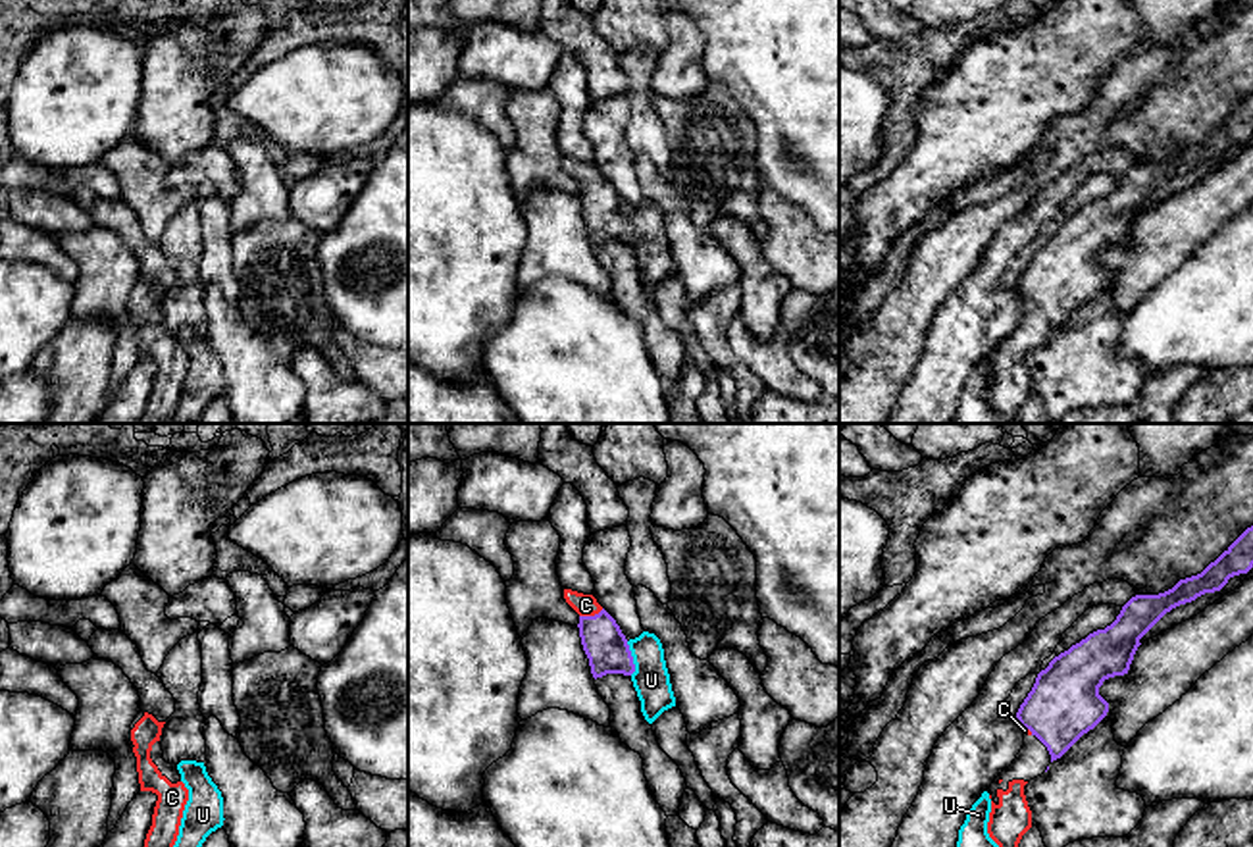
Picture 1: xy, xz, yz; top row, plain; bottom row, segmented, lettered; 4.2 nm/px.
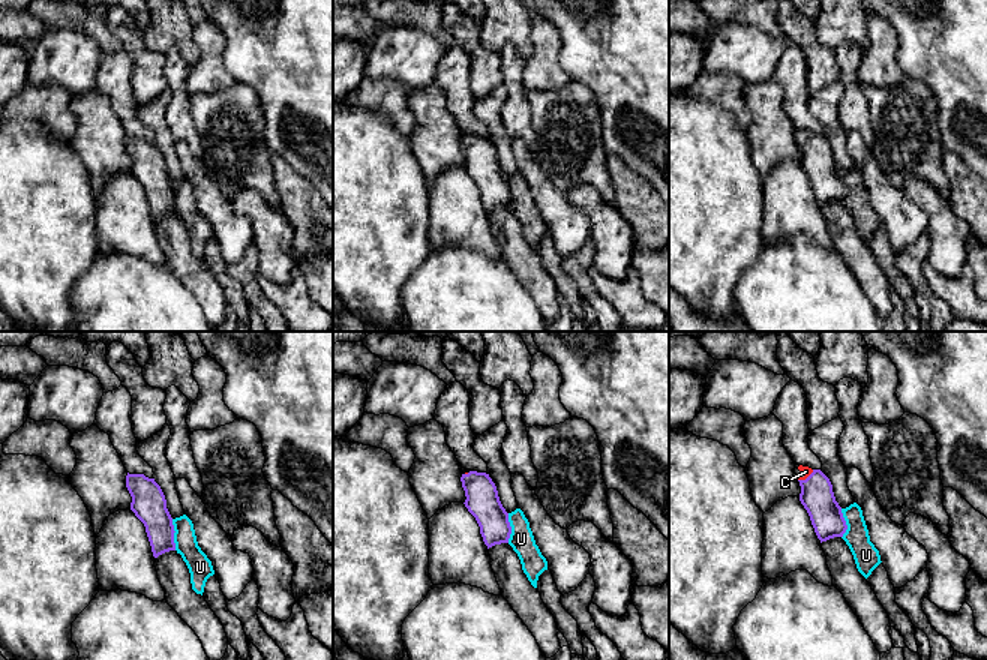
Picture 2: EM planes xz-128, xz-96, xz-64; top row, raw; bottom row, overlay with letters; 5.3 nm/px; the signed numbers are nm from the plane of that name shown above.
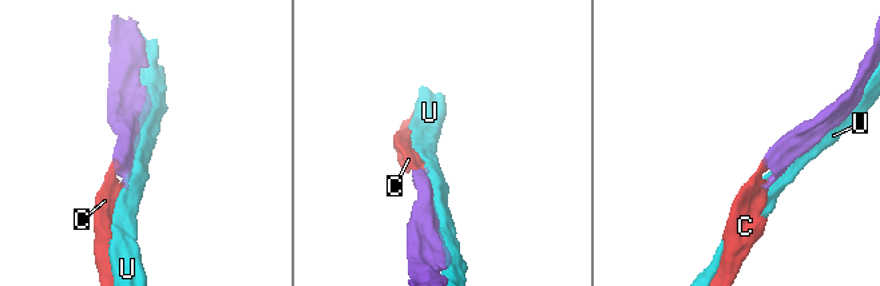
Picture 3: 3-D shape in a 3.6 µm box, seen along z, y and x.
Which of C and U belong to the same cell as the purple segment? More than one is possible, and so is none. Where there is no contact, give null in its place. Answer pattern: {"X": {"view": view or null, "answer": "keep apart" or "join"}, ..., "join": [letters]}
{"C": {"view": "xz", "answer": "join"}, "U": {"view": "xz", "answer": "keep apart"}, "join": ["C"]}

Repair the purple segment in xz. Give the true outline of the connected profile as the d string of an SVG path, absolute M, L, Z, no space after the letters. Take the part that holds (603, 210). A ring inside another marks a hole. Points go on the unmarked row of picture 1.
M564 158L564 167L579 183L579 206L593 246L606 243L631 244L635 241L633 225L616 189L593 164Z

